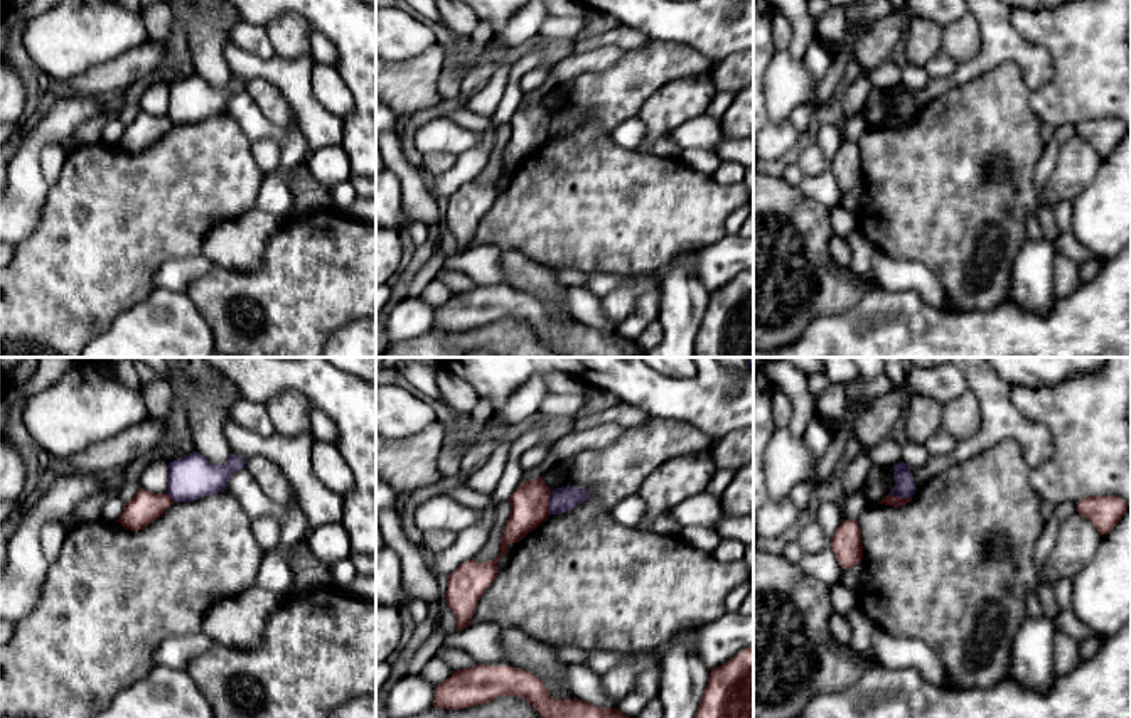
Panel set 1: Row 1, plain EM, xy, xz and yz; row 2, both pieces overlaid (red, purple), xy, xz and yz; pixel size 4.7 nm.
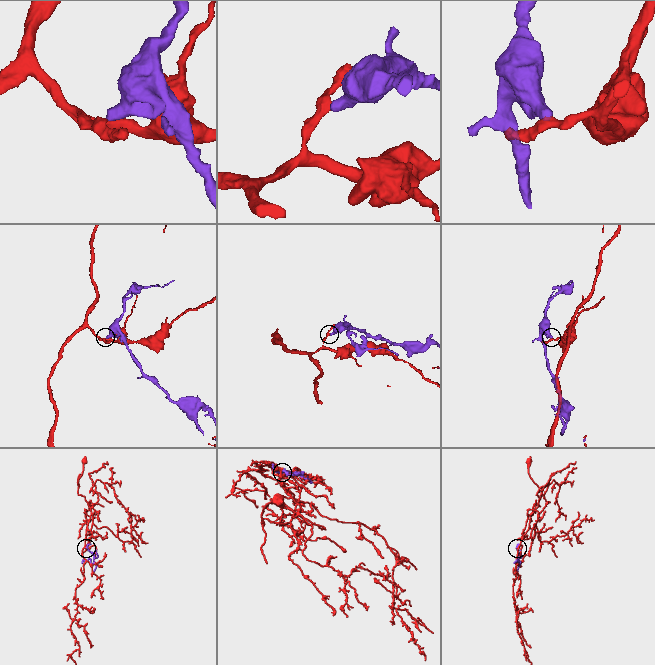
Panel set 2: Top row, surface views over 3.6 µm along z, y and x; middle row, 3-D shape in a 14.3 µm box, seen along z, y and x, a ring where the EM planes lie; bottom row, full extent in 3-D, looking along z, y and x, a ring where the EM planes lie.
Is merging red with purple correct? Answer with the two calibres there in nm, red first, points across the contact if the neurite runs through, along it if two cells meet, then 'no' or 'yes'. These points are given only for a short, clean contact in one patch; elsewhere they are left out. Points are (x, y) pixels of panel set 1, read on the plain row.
calibres 180 and 120 nm; border xz (552, 113), (548, 137); no

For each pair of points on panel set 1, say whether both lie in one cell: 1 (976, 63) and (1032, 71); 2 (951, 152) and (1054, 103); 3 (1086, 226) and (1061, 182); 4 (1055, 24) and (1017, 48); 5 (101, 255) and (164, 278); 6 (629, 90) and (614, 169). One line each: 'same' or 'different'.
1: same
2: different
3: different
4: different
5: different
6: same

